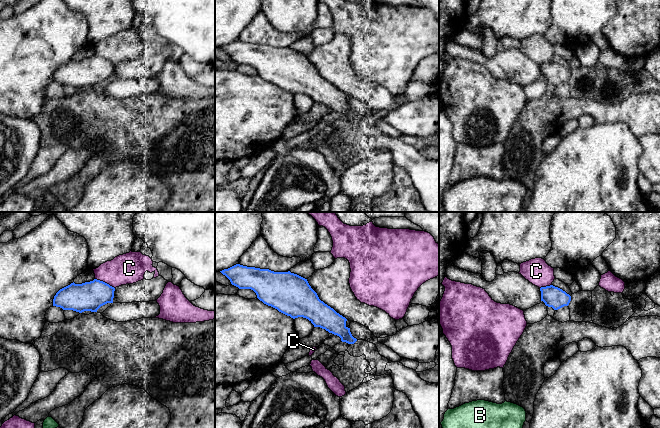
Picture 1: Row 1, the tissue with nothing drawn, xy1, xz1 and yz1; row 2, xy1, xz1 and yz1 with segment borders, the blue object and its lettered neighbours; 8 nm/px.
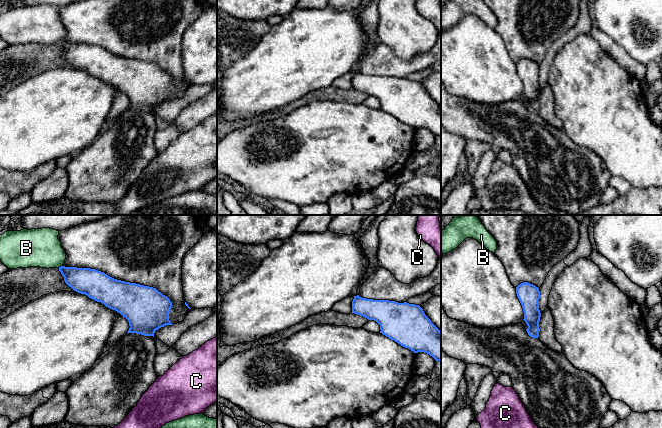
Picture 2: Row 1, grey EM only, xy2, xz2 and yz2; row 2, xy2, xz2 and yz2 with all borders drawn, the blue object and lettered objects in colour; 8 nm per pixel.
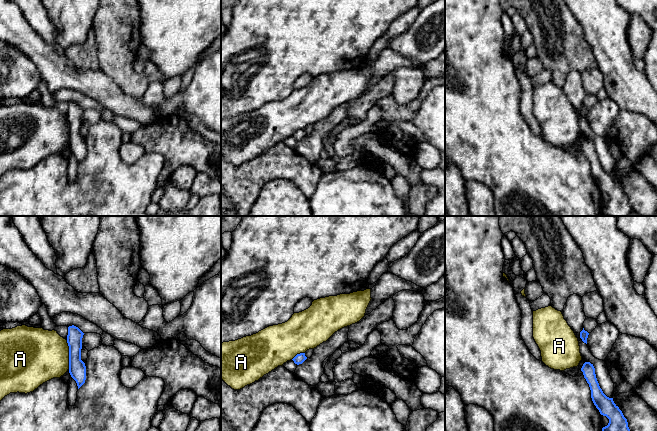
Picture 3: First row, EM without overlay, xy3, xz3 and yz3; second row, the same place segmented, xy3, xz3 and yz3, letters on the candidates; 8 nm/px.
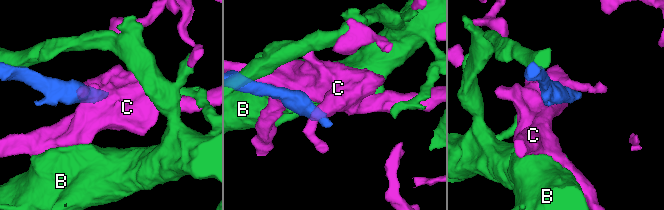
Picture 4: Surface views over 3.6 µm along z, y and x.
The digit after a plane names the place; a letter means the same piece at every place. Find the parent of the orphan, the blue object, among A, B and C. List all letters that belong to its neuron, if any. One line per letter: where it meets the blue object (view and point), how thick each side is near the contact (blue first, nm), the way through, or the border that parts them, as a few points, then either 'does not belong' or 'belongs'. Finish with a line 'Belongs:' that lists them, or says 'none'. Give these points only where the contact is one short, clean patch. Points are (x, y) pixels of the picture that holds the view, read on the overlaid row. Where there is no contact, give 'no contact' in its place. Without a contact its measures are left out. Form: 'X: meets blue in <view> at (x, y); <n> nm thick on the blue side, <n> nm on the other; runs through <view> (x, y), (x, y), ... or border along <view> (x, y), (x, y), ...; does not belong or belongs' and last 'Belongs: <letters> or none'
A: meets blue in xy3 at (69, 354); 140 nm thick on the blue side, 420 nm on the other; does not belong
B: meets blue in xy2 at (61, 266); 220 nm thick on the blue side, 300 nm on the other; does not belong
C: meets blue in xy1 at (104, 282); 240 nm thick on the blue side, 240 nm on the other; border along xy1 (95, 278), (108, 283), (114, 288); does not belong
Belongs: none

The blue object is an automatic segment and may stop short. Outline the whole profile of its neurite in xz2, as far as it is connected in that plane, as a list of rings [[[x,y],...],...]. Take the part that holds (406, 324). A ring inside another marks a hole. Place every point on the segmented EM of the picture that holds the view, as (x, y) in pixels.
[[[354,296],[352,313],[374,320],[380,325],[380,333],[414,353],[424,352],[441,362],[441,331],[425,315],[419,305],[389,300],[373,300]]]

